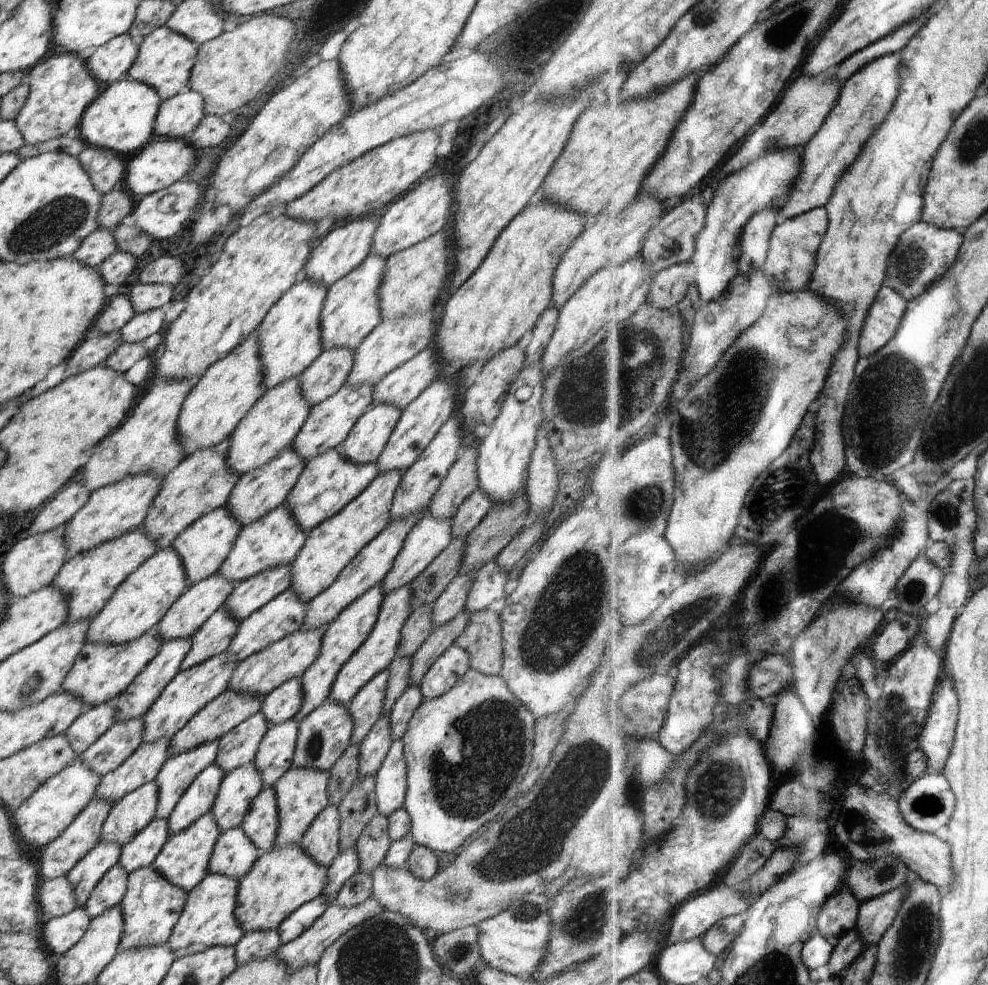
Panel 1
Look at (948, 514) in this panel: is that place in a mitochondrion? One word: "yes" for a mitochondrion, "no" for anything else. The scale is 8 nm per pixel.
yes

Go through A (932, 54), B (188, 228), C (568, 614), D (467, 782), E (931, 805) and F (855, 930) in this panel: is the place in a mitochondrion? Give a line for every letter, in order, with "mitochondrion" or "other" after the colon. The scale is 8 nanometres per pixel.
A: other
B: other
C: mitochondrion
D: mitochondrion
E: mitochondrion
F: other

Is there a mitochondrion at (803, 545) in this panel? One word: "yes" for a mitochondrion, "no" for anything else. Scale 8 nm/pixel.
yes

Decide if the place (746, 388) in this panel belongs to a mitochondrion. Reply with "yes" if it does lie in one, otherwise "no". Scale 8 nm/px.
yes

